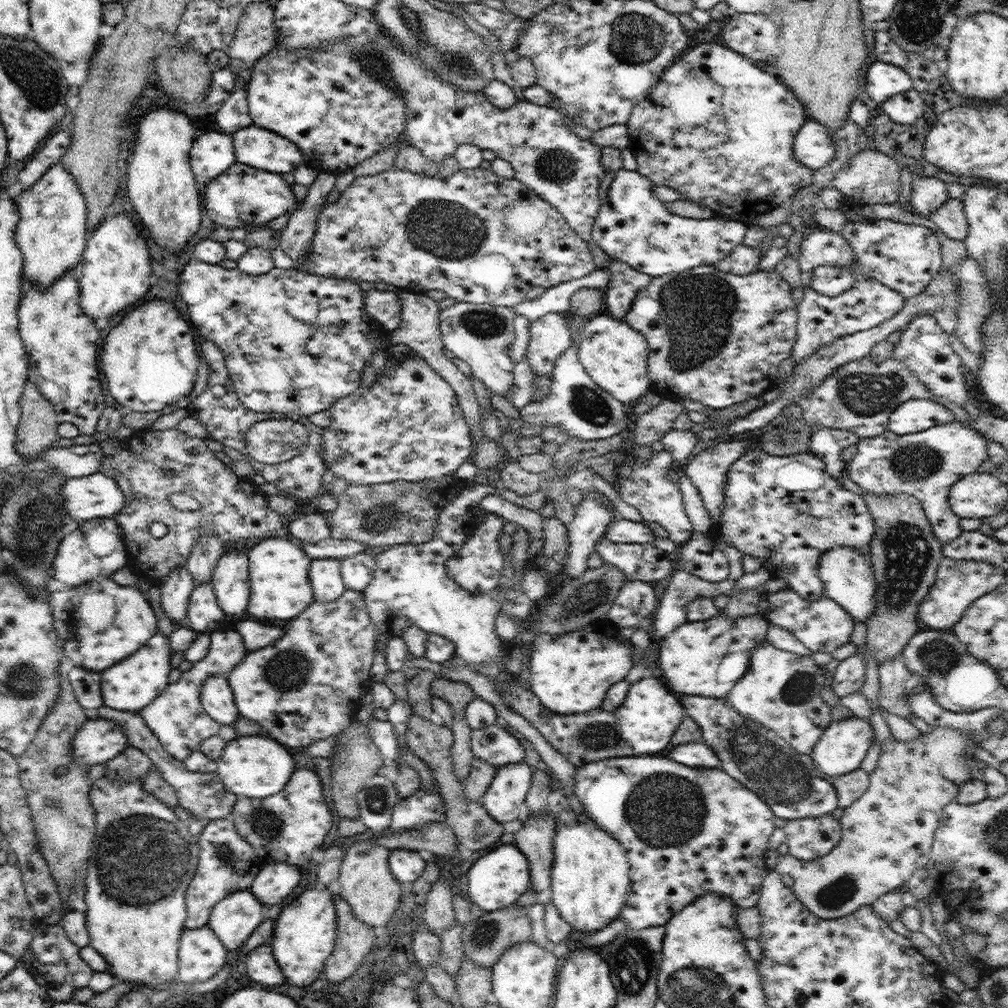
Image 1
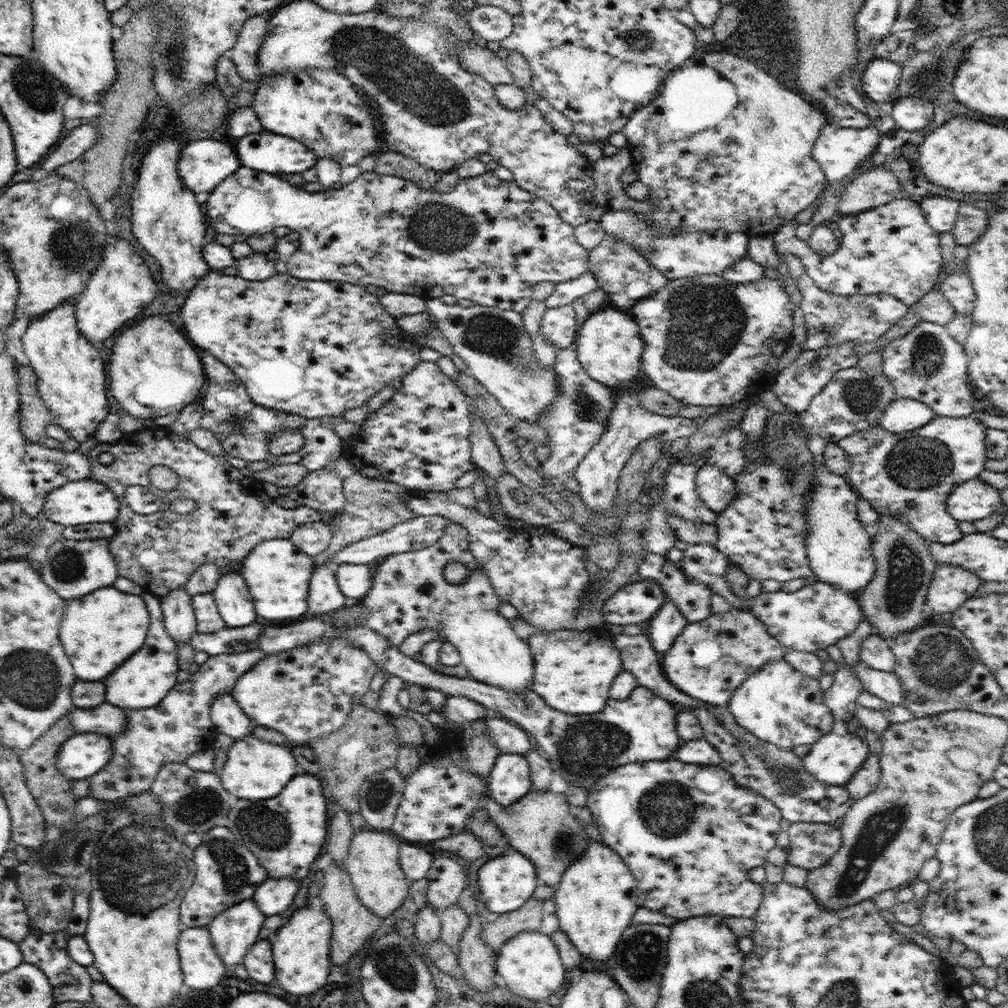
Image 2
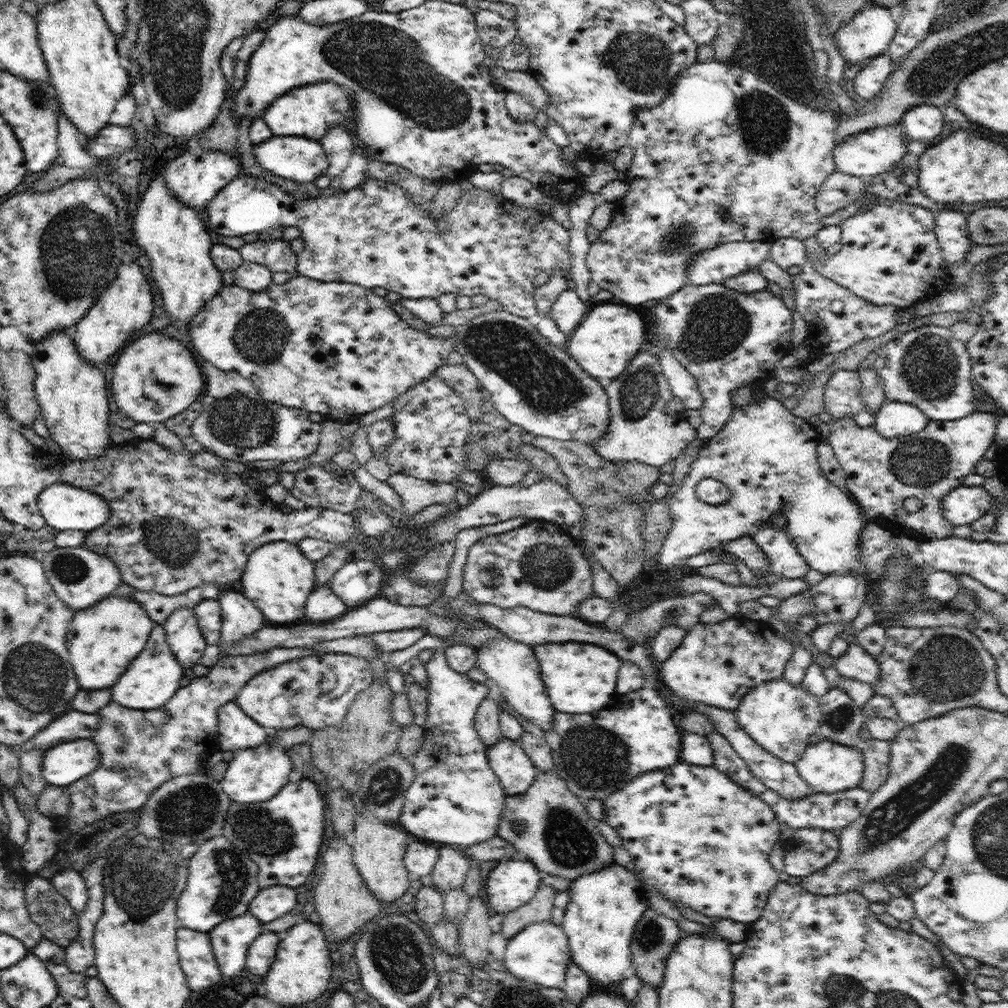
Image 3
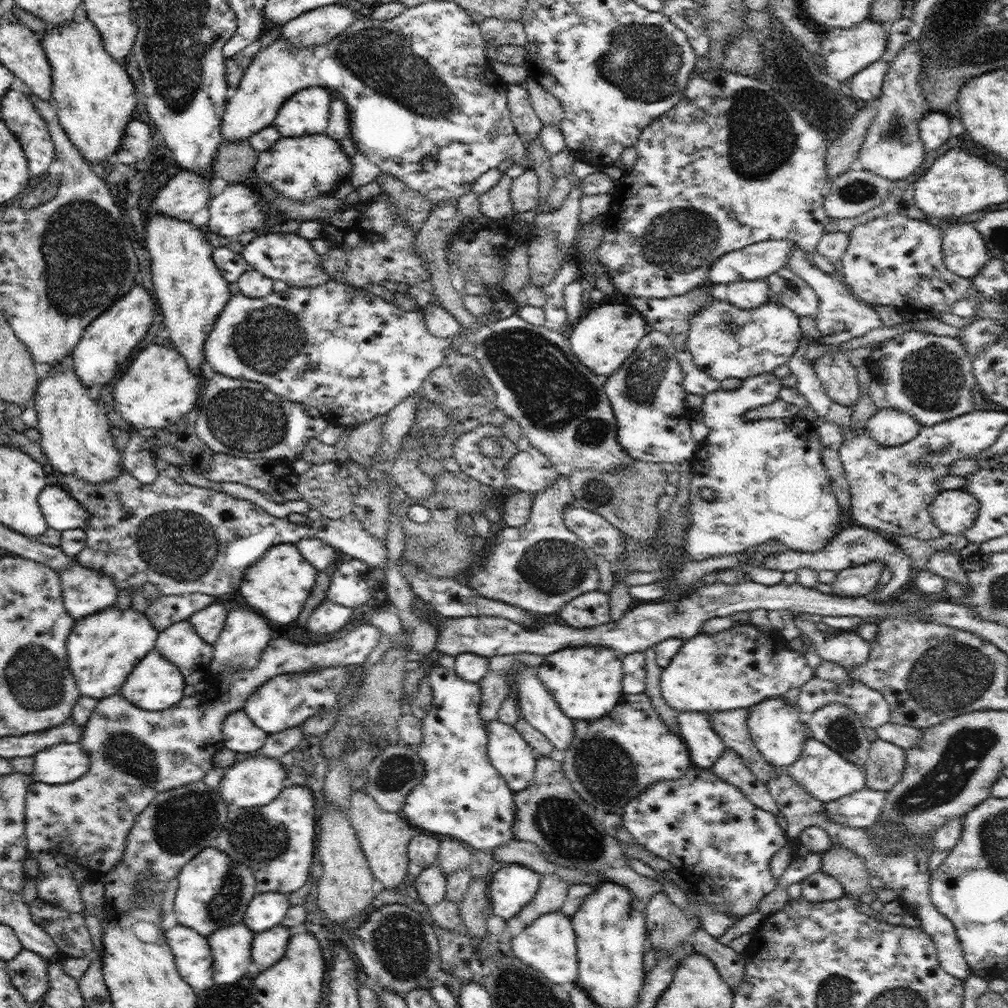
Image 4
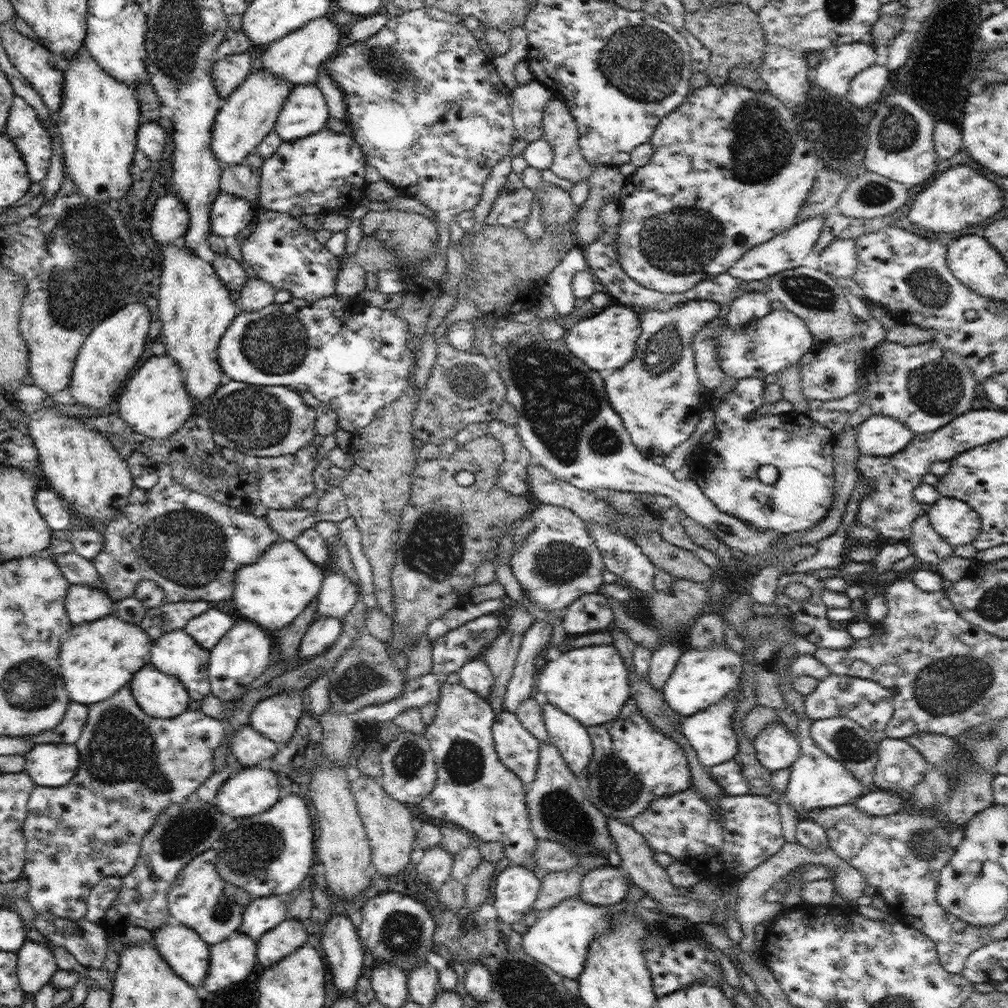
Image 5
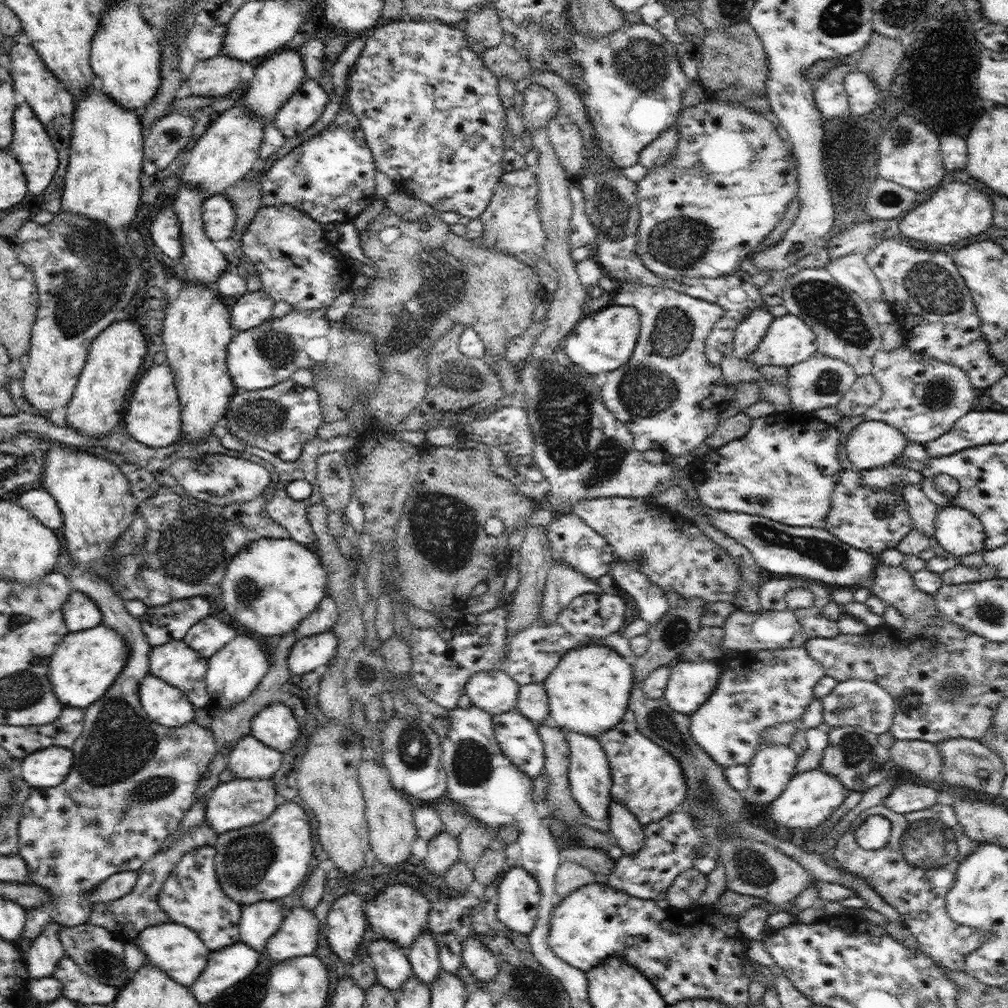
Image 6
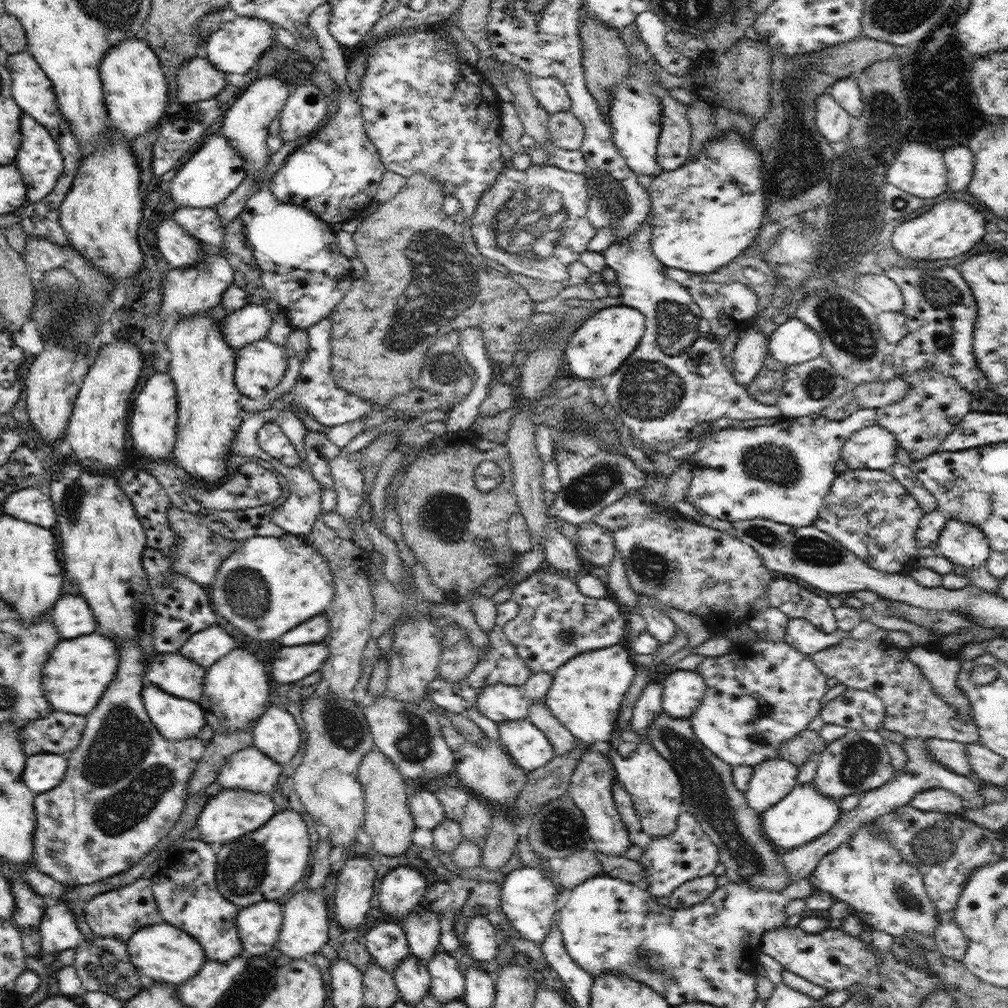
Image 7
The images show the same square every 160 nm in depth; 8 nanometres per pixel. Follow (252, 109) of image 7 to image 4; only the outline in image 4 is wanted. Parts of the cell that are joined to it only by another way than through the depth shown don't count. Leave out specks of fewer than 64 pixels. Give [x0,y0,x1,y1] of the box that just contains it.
[279,3,355,48]

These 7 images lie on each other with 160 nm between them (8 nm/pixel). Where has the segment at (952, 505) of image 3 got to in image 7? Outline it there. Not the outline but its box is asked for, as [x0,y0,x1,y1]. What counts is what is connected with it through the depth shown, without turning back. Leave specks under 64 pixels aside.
[937,517,992,568]

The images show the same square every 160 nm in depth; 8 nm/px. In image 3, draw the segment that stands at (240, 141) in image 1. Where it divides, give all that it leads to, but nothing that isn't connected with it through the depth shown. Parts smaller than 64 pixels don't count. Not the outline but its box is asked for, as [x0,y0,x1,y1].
[253,135,329,184]

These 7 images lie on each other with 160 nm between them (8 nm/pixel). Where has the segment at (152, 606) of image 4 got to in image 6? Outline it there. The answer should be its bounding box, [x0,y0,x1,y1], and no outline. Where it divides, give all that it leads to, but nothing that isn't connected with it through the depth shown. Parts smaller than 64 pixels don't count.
[139,595,210,646]

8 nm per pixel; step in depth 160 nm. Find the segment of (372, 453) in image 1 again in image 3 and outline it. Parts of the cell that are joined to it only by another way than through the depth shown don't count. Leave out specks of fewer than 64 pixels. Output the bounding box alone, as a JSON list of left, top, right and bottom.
[387,374,470,482]

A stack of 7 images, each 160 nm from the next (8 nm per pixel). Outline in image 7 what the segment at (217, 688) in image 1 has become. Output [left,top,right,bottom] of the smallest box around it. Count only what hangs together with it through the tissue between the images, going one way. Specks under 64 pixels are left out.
[216,745,282,794]

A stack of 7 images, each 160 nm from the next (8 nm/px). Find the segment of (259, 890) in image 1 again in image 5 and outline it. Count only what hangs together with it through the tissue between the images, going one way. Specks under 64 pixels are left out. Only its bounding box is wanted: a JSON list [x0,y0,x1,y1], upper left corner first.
[240,896,289,942]

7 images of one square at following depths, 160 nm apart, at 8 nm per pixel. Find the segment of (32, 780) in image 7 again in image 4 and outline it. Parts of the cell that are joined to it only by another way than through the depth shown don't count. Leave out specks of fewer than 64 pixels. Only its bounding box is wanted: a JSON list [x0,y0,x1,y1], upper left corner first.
[33,742,88,785]

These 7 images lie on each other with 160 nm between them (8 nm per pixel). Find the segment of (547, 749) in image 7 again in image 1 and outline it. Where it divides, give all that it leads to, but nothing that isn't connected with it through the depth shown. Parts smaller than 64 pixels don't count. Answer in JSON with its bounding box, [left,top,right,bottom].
[480,761,533,823]

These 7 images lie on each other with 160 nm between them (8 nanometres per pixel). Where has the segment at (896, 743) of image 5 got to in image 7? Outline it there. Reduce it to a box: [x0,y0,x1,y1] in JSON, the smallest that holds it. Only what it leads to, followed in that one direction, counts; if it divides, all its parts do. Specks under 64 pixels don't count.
[927,738,972,776]

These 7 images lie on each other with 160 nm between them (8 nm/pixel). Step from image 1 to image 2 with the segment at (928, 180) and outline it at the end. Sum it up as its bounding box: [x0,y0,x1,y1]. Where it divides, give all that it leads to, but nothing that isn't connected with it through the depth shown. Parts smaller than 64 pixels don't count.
[920,196,961,233]

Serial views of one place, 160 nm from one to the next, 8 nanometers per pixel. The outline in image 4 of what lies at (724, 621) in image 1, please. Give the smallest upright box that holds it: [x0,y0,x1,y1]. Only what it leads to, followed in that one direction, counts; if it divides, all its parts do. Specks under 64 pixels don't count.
[661,623,815,713]

